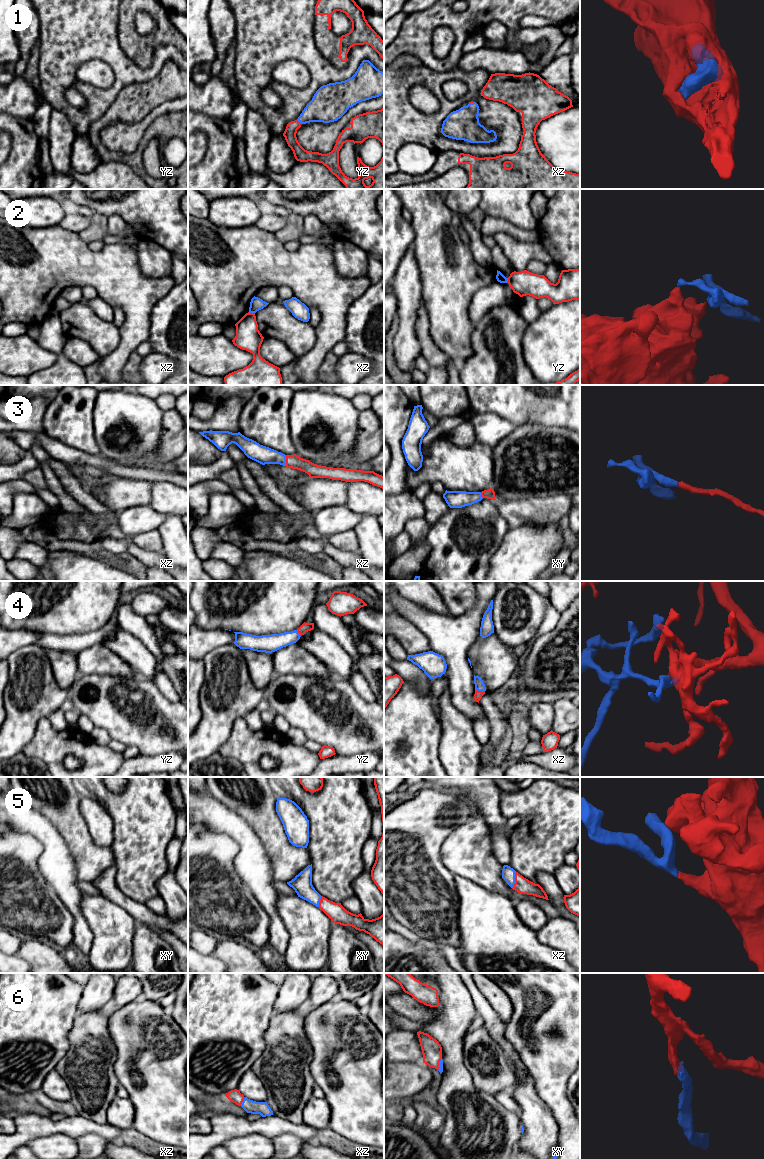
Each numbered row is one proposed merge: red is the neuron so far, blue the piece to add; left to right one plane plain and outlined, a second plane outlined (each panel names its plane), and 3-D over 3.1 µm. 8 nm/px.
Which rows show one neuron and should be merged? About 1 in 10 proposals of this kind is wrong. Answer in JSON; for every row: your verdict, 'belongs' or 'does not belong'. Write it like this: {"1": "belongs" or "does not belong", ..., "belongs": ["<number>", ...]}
{"1": "belongs", "2": "does not belong", "3": "belongs", "4": "belongs", "5": "belongs", "6": "belongs", "belongs": ["1", "3", "4", "5", "6"]}

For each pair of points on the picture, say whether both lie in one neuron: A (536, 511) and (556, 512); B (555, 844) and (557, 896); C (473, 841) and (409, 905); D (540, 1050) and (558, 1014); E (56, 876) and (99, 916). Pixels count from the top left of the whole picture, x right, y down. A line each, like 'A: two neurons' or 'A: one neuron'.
A: one neuron
B: two neurons
C: two neurons
D: one neuron
E: two neurons

